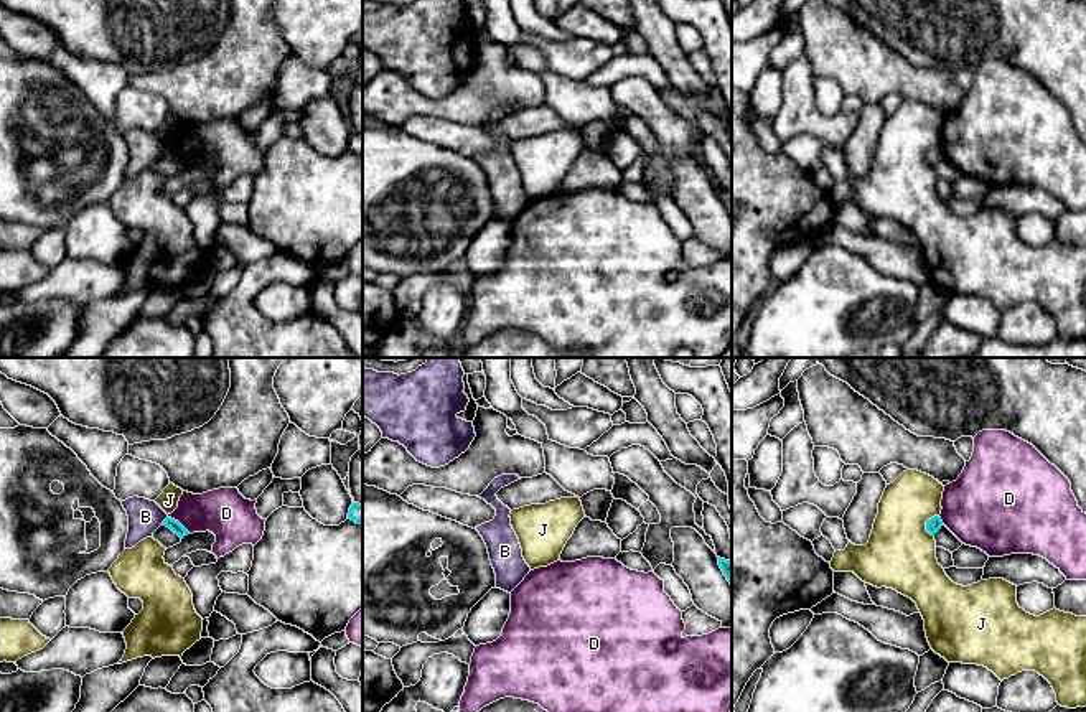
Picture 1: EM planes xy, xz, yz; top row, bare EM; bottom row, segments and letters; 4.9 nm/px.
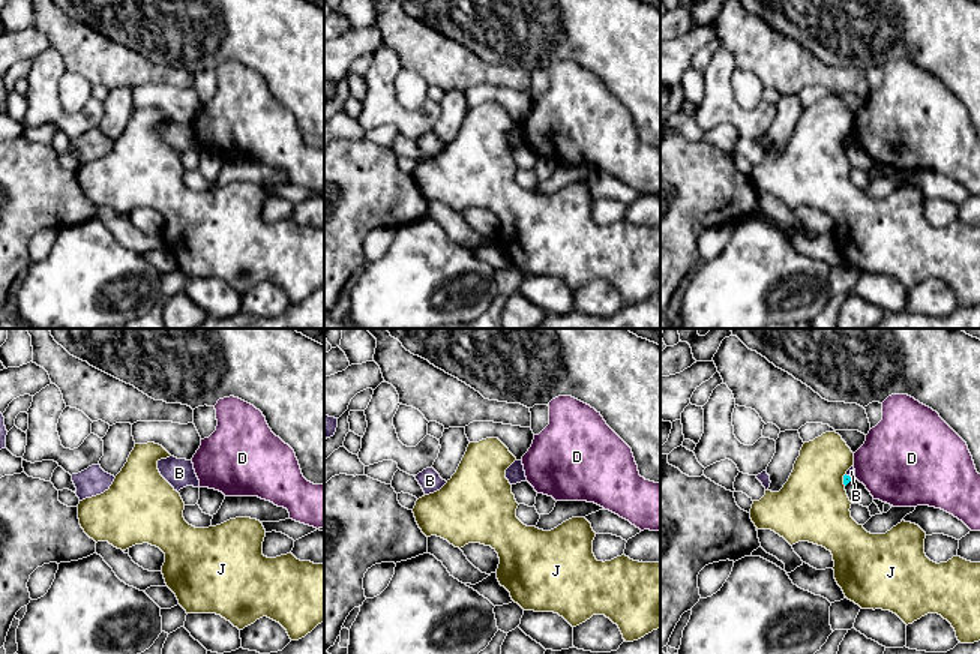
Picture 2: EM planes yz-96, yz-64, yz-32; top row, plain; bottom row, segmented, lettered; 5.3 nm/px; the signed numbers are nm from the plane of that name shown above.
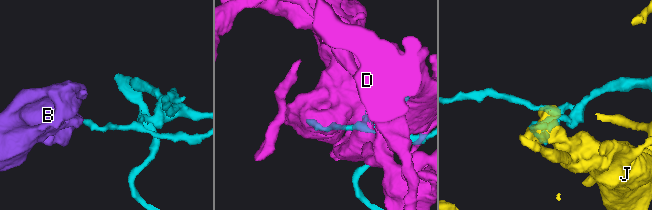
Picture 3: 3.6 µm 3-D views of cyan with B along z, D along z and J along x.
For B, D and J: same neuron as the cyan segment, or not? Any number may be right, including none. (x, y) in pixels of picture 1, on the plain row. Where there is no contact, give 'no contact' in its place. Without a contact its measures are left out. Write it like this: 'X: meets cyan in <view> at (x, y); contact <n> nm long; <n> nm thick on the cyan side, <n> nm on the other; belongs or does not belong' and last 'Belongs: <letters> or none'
B: meets cyan in xy at (165, 150); contact 50 nm long; 60 nm thick on the cyan side, 170 nm on the other; does not belong
D: meets cyan in xy at (178, 154); contact 140 nm long; 60 nm thick on the cyan side, 240 nm on the other; does not belong
J: meets cyan in yz at (926, 154); contact 120 nm long; 70 nm thick on the cyan side, 340 nm on the other; does not belong
Belongs: none

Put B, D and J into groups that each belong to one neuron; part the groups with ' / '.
B / D / J

